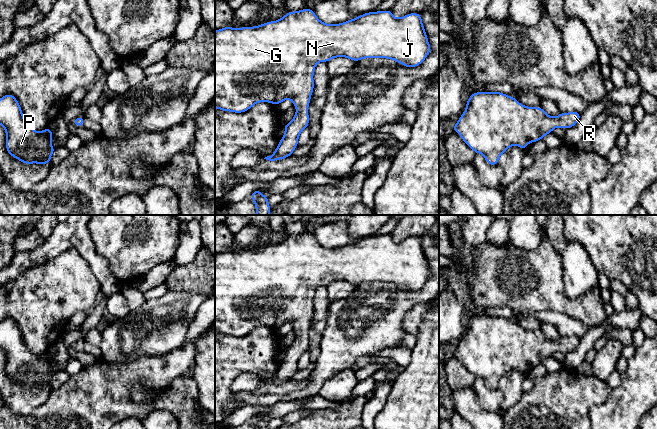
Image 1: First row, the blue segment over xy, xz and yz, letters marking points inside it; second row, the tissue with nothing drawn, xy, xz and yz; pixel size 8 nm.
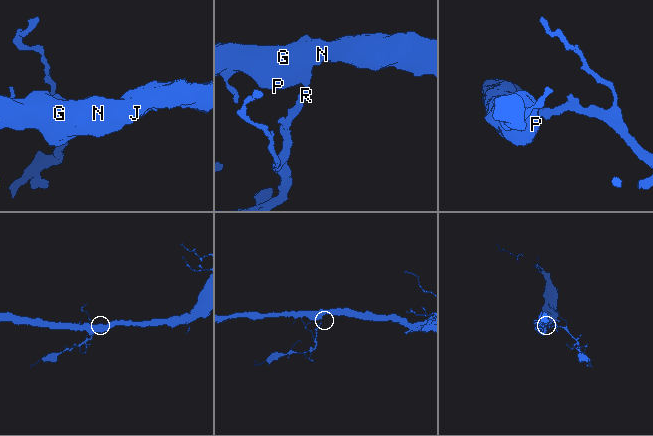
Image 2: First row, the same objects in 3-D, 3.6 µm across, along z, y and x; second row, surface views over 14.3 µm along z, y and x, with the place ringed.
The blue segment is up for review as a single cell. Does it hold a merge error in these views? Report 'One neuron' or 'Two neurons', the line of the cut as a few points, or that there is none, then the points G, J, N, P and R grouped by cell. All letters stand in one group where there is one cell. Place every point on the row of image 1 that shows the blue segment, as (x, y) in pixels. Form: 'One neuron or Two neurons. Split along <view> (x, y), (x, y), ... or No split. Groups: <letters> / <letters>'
One neuron. No split. Groups: G J N P R

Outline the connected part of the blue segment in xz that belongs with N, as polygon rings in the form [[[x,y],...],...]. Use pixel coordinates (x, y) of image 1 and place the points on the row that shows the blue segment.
[[[312,9],[288,11],[277,21],[267,22],[254,27],[225,28],[215,31],[215,108],[222,111],[243,113],[258,102],[279,105],[290,99],[296,109],[294,118],[284,125],[285,134],[279,140],[275,152],[265,157],[269,161],[281,160],[293,154],[298,146],[298,137],[309,126],[307,107],[310,105],[314,90],[313,74],[318,62],[328,62],[331,58],[346,57],[355,62],[363,58],[387,58],[399,62],[408,68],[419,66],[431,52],[431,46],[422,24],[420,13],[410,13],[395,18],[391,10],[372,11],[362,14],[341,24],[321,22]]]

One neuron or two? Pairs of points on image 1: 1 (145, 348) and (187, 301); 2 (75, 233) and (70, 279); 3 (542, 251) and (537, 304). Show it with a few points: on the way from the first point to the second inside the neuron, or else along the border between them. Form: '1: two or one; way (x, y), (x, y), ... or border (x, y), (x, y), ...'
1: one; way (149, 335), (174, 312)
2: two; border (52, 257), (67, 249), (74, 248), (89, 264)
3: one; way (542, 264), (541, 282), (537, 291)

